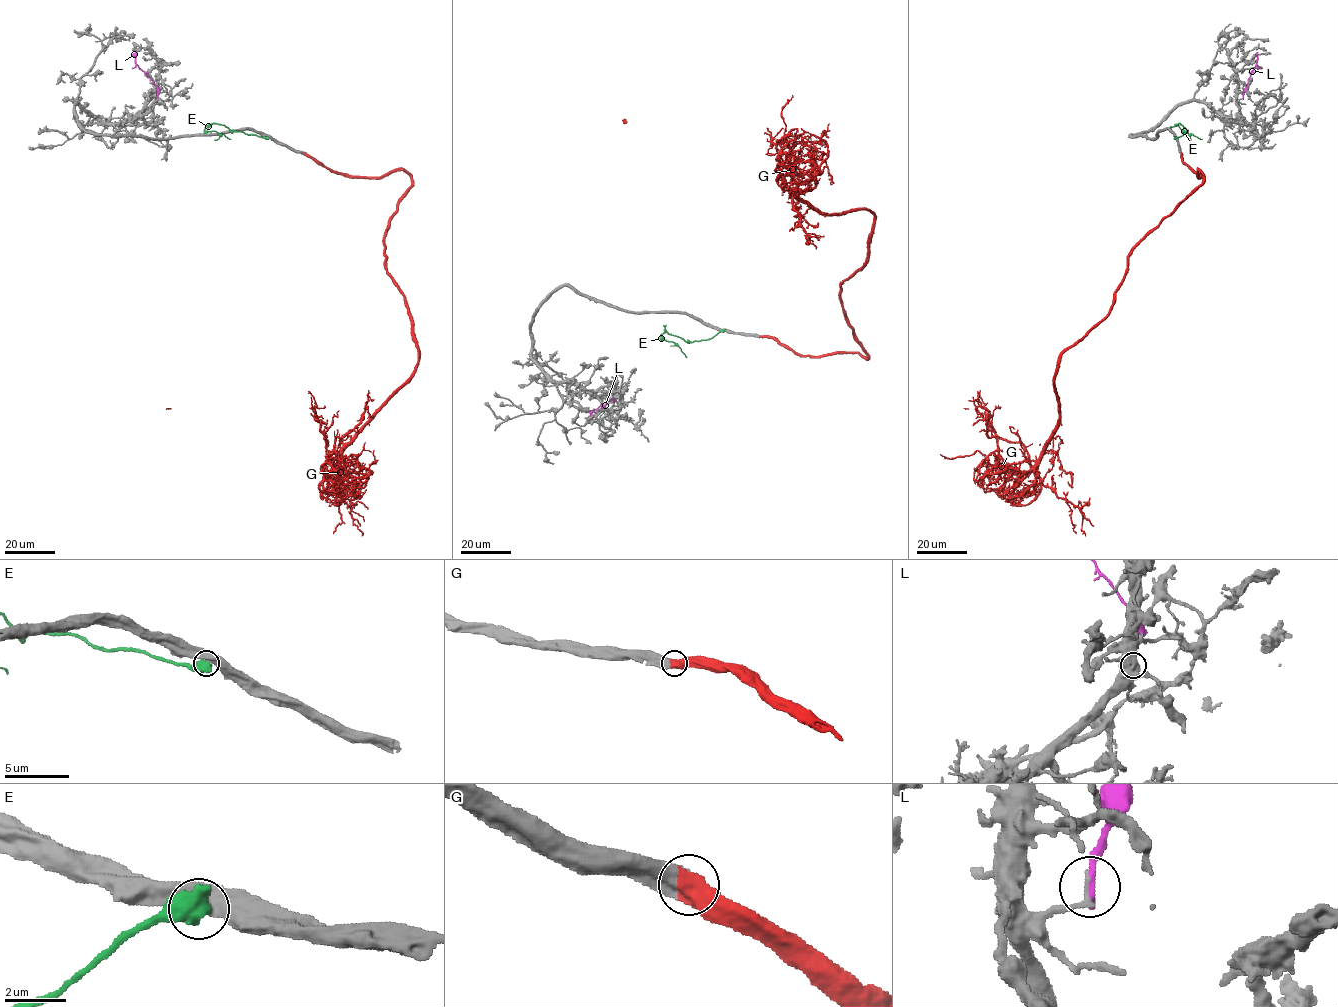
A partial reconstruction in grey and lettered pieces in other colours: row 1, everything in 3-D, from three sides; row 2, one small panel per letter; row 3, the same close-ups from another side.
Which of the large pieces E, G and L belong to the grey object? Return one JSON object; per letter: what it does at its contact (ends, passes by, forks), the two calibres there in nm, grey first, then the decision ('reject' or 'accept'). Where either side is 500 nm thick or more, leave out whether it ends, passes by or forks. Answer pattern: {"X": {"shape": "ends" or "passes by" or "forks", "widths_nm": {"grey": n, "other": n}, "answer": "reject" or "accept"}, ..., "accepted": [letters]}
{"E": {"widths_nm": {"grey": 550, "other": 850}, "answer": "reject"}, "G": {"widths_nm": {"grey": 550, "other": 700}, "answer": "accept"}, "L": {"shape": "ends", "widths_nm": {"grey": 190, "other": 320}, "answer": "reject"}, "accepted": ["G"]}

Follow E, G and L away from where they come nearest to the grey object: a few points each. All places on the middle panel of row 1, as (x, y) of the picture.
E: (724, 330), (711, 338), (692, 342), (664, 332), (661, 339), (672, 341), (686, 357)
G: (761, 336), (867, 358), (840, 291), (874, 216), (804, 202), (766, 133), (622, 120)
L: (613, 398), (611, 402), (586, 412)

